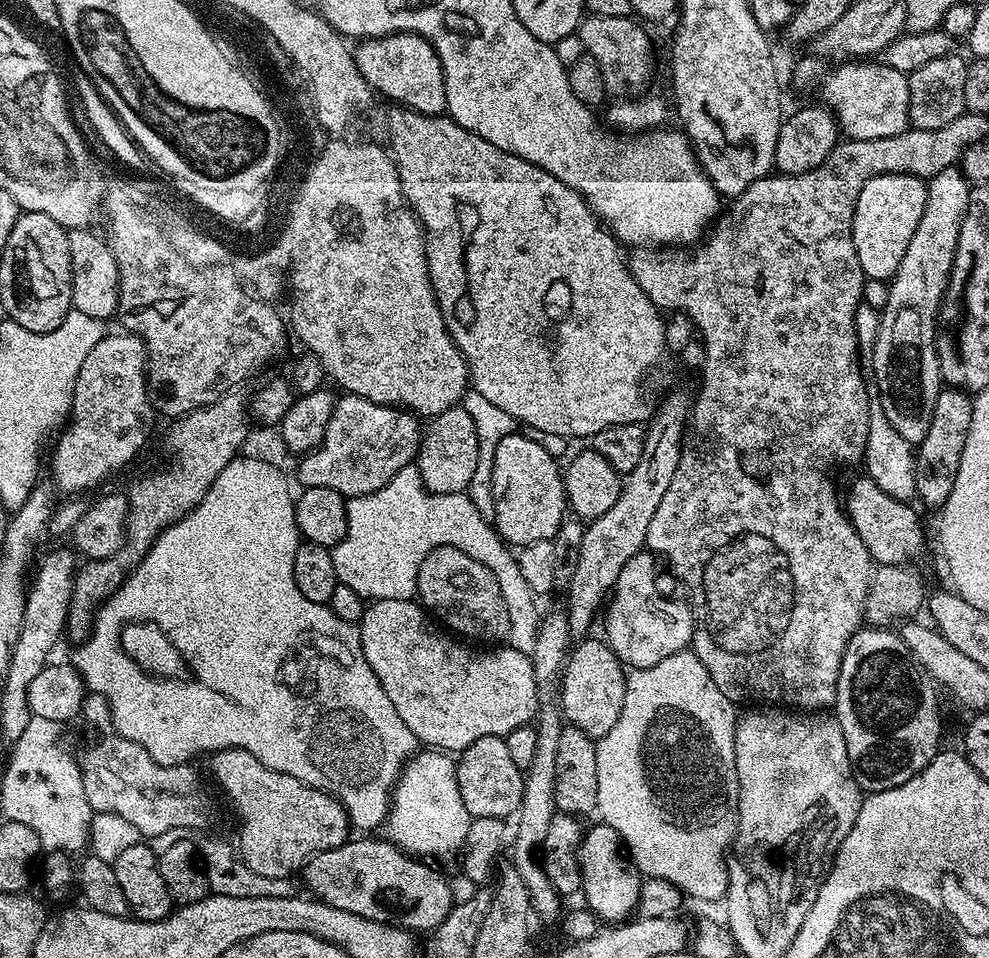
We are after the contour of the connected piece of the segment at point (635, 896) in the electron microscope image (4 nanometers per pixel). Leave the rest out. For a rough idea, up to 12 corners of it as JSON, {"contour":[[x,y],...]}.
{"contour":[[603,822],[580,839],[582,897],[604,922],[624,922],[642,873]]}

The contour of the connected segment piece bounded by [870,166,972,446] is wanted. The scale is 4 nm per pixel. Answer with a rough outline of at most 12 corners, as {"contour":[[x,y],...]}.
{"contour":[[956,166],[887,285],[870,355],[882,410],[918,446],[942,387],[938,317],[972,193]]}

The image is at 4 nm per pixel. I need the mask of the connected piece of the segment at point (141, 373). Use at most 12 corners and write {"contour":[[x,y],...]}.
{"contour":[[105,334],[74,382],[55,487],[84,494],[144,448],[140,337]]}

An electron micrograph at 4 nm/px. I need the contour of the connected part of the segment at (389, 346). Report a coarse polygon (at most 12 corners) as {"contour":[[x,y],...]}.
{"contour":[[383,147],[291,201],[290,328],[345,393],[431,418],[468,367]]}

